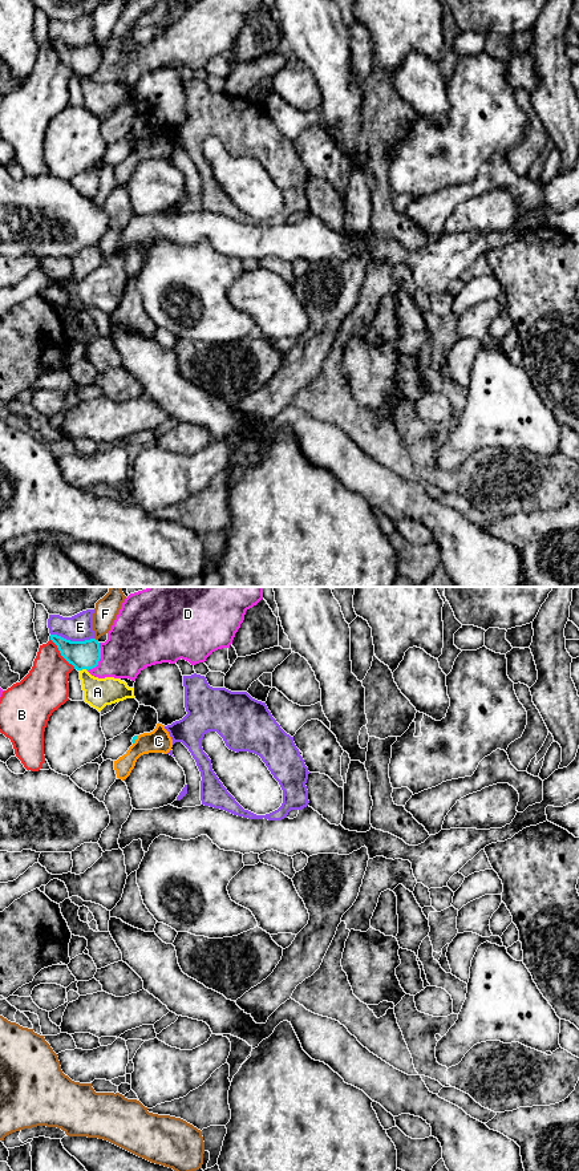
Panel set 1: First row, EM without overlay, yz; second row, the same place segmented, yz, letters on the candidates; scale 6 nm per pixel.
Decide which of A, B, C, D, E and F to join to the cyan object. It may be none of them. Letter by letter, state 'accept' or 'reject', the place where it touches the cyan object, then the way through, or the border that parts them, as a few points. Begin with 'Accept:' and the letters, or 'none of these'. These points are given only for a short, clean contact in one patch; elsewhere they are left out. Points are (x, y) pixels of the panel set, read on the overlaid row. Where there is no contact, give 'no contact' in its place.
Accept: none of these
A: reject | yz (82, 668)
B: reject | yz (60, 652)
C: reject | yz (136, 738) | along yz (138, 736), (133, 744)
D: reject | yz (100, 657)
E: reject | yz (72, 641)
F: reject | yz (94, 639)

